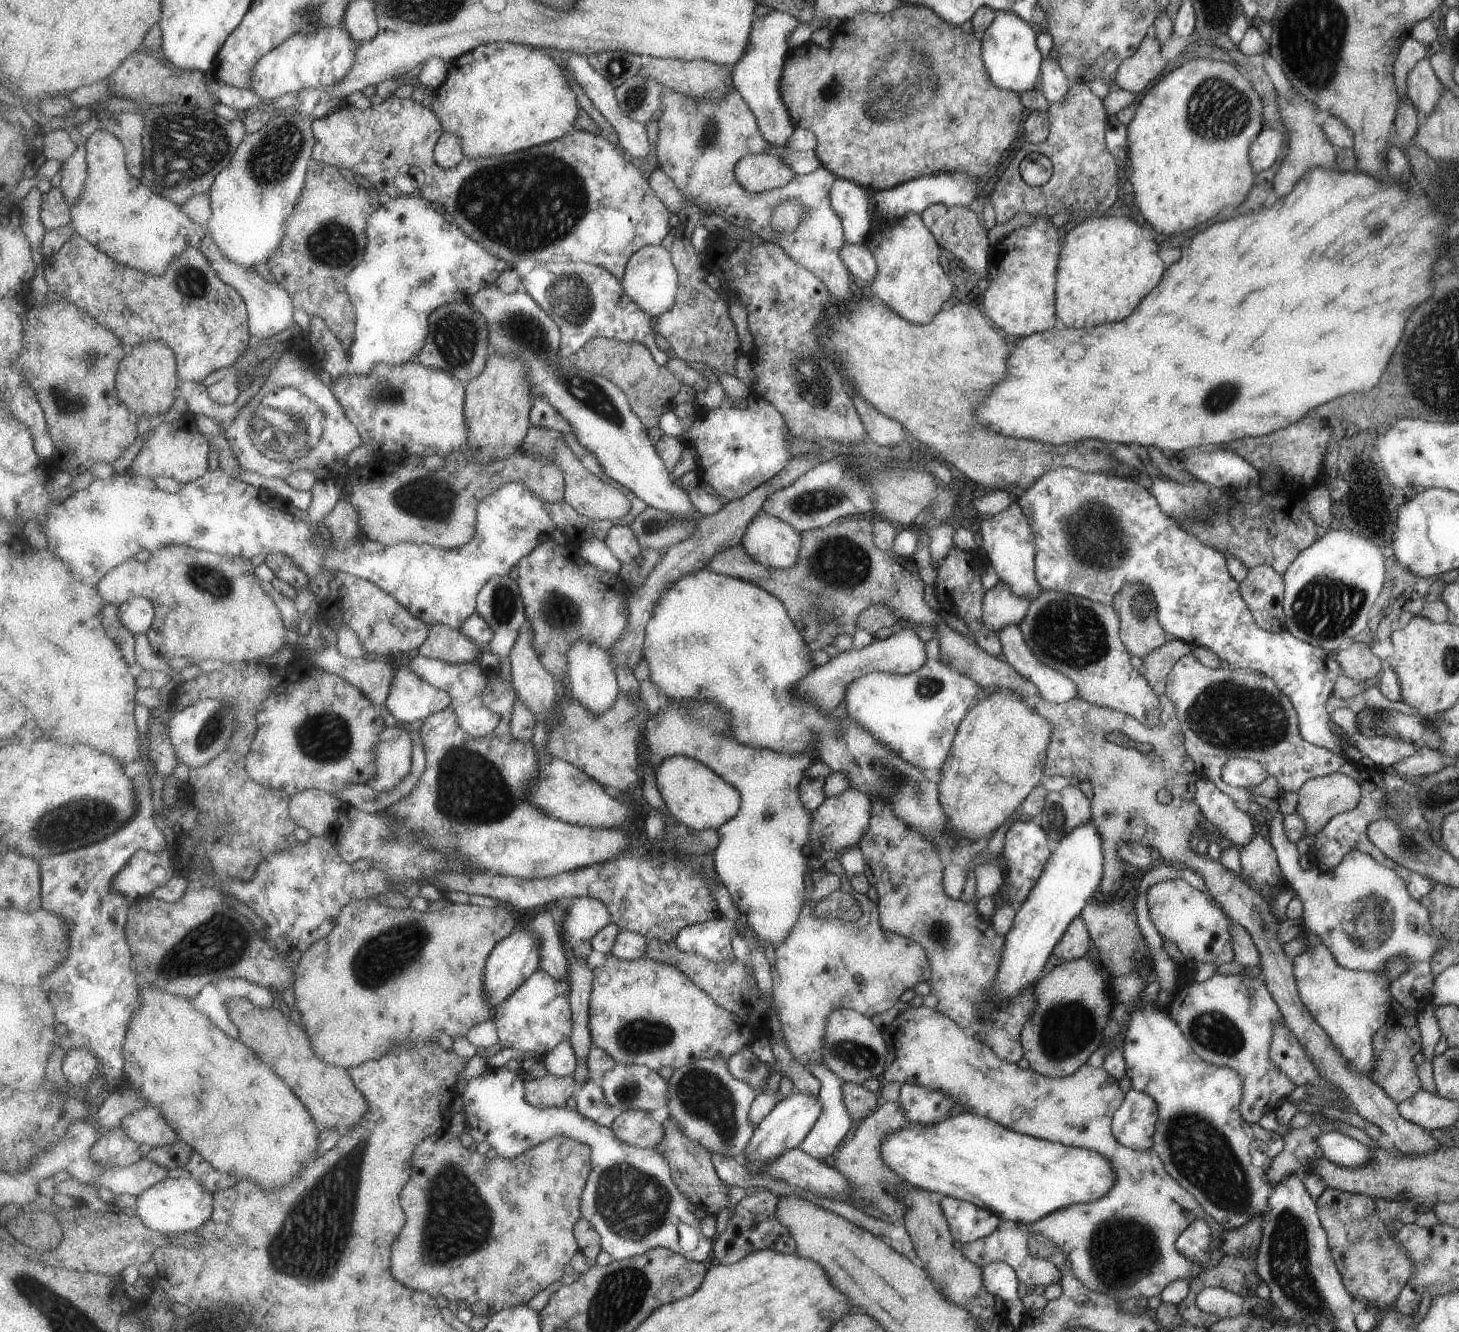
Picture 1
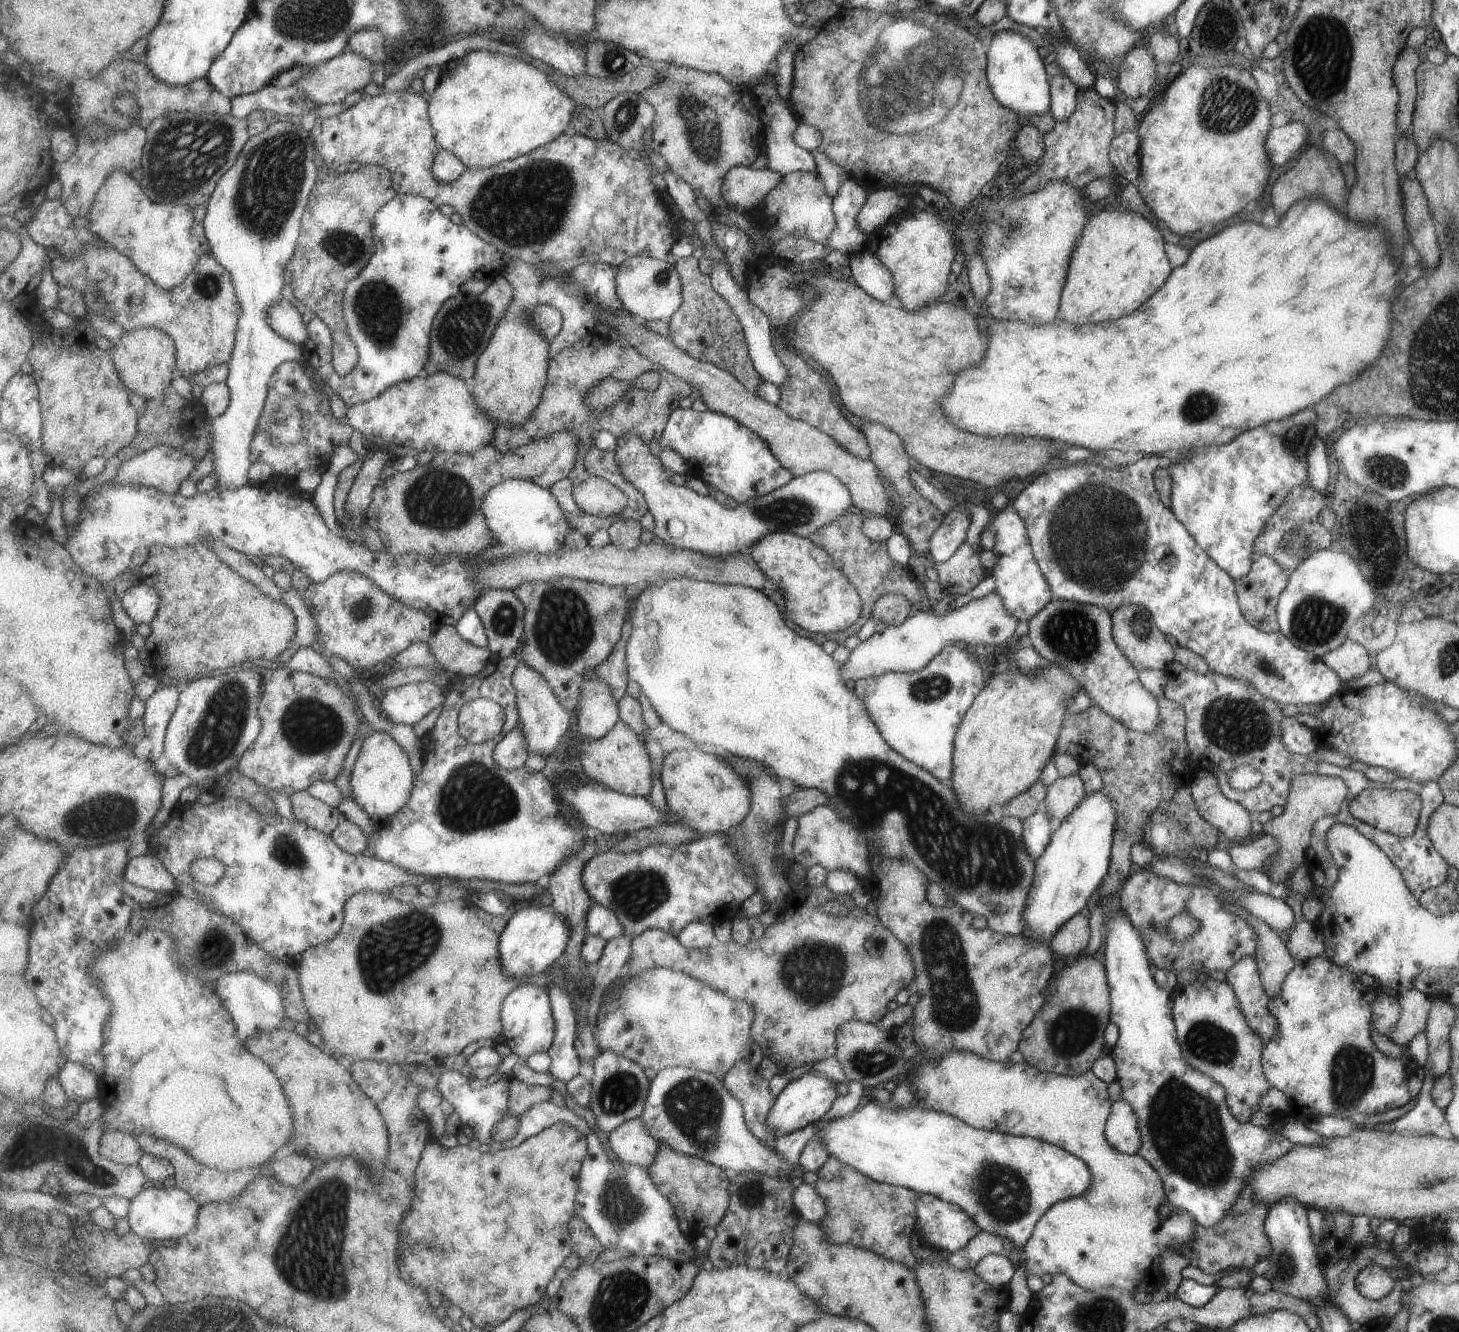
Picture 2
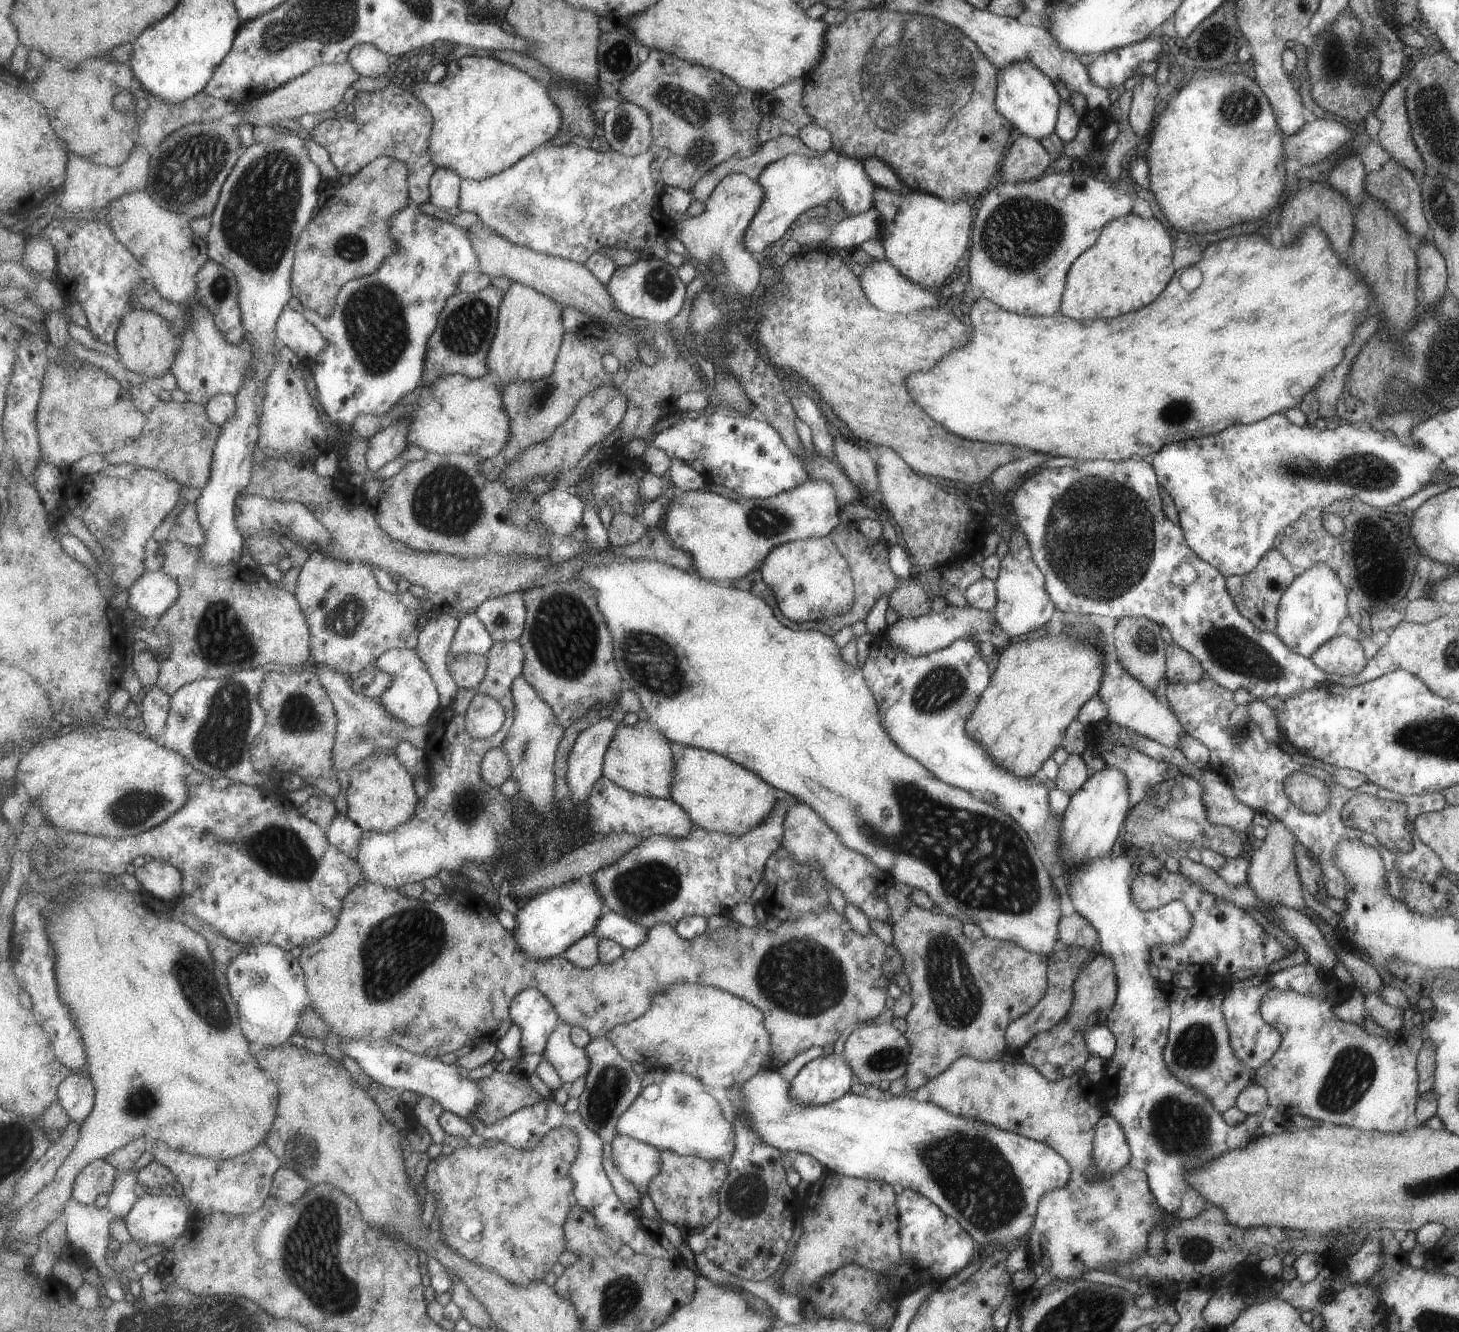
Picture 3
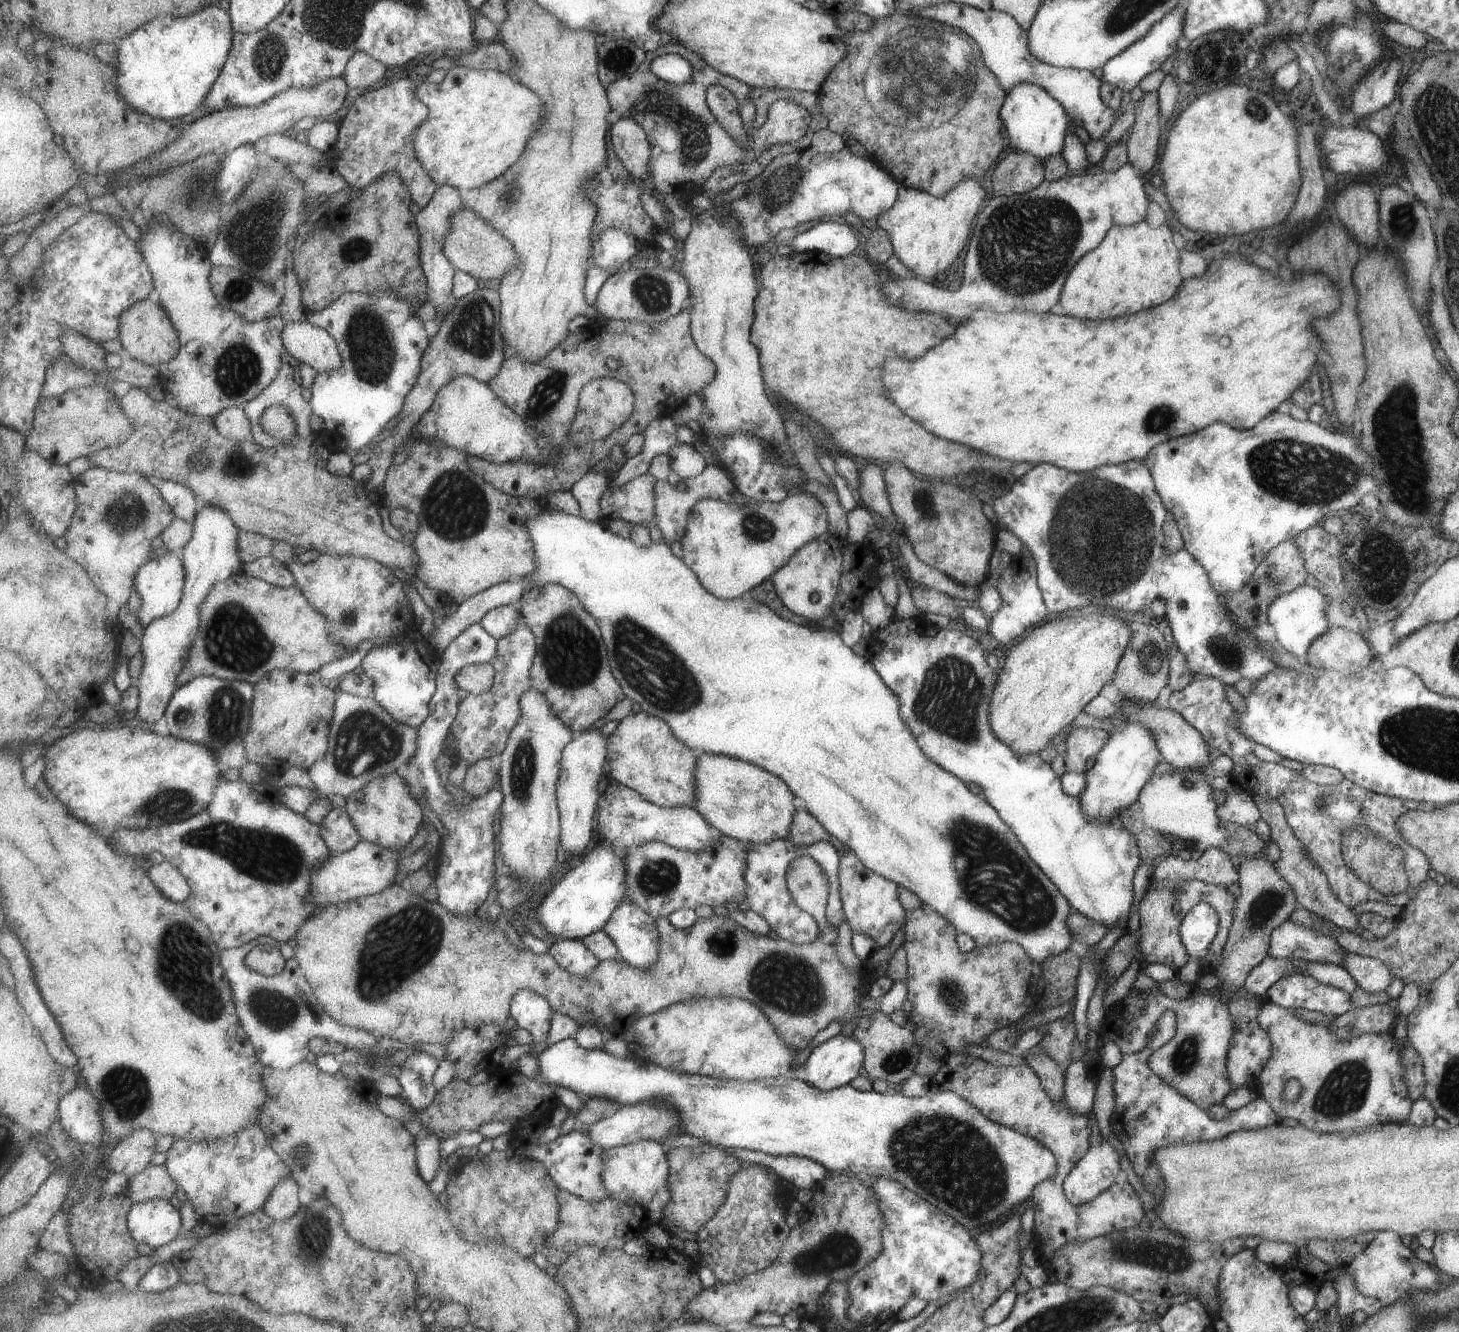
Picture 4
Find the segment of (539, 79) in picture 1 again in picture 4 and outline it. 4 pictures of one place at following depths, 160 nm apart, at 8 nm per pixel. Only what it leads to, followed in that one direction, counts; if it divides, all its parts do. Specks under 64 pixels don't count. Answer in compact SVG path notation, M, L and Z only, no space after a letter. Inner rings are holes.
M459 65L449 69L439 84L421 83L416 95L430 108L430 116L417 130L416 152L437 186L481 188L505 174L523 156L529 138L539 130L545 114L543 100L509 73L489 69L477 70Z

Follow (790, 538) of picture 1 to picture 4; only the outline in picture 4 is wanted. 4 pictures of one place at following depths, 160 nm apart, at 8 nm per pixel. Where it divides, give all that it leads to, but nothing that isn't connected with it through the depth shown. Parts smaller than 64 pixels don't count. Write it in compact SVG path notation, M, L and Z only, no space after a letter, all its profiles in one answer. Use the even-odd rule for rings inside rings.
M827 530L801 545L798 552L770 576L775 592L785 608L810 622L818 621L830 613L842 573L843 546L844 541Z

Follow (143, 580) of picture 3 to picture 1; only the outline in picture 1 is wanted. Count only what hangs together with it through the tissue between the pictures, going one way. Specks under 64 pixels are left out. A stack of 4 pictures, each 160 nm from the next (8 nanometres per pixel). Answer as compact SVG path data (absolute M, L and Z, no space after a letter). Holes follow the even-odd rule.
M145 596L130 598L118 607L118 612L119 621L133 638L147 634L156 620L156 606Z

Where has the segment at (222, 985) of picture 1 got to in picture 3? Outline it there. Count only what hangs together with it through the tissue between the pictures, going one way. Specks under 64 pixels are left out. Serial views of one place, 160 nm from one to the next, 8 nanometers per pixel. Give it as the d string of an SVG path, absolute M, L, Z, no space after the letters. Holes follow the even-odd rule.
M267 943L259 946L245 946L227 966L228 981L233 998L237 1001L240 1013L240 1025L245 1036L260 1044L261 1049L276 1047L286 1043L299 1030L299 1018L303 1013L313 1010L310 994L306 987L306 972L299 958L280 946Z

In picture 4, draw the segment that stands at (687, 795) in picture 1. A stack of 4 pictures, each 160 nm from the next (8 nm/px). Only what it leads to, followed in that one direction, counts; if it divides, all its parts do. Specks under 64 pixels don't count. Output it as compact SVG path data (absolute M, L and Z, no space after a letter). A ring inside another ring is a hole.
M699 753L694 772L696 773L694 776L696 799L693 807L721 834L740 841L761 844L787 838L788 830L792 824L792 816L796 810L791 802L794 794L780 778L752 762L715 753Z

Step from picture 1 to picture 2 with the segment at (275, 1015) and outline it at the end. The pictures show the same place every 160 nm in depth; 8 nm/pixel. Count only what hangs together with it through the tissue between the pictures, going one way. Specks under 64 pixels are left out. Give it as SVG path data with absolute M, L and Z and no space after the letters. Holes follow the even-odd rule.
M277 1027L247 1039L249 1052L265 1058L281 1078L293 1107L297 1128L288 1142L290 1152L307 1153L316 1162L341 1154L359 1157L375 1174L384 1172L389 1152L388 1126L379 1105L357 1084L346 1064L297 1032Z

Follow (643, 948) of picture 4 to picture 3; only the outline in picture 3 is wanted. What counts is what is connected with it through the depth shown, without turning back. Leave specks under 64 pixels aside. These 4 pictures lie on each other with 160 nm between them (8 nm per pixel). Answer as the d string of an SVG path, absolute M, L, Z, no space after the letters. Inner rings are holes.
M605 911L597 922L593 934L600 939L611 939L617 941L623 948L636 949L648 935L650 930L633 922L629 917L616 913L615 911Z

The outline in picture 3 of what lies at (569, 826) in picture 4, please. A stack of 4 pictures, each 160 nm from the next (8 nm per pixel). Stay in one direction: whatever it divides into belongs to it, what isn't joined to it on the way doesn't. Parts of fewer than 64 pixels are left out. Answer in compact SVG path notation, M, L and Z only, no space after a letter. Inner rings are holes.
M611 716L602 718L576 738L567 775L576 805L584 805L593 785L604 776L605 755L619 725Z

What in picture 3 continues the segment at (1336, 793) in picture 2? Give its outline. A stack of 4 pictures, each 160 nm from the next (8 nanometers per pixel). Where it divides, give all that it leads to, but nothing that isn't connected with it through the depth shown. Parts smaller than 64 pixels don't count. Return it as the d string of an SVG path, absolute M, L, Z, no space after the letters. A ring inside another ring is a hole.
M1297 771L1284 778L1283 791L1288 801L1300 811L1319 813L1329 806L1329 784L1327 780L1318 779L1315 775ZM1271 821L1266 827L1266 835L1262 840L1263 843L1261 846L1255 849L1251 854L1245 883L1251 887L1251 890L1256 894L1256 897L1262 900L1262 904L1257 910L1259 910L1267 921L1270 921L1274 926L1280 928L1278 926L1278 921L1275 921L1272 918L1272 913L1270 912L1274 906L1283 905L1298 911L1303 907L1306 907L1302 900L1303 886L1301 886L1297 862L1296 858L1294 858L1294 847L1299 844L1299 842L1297 842L1294 834L1289 830L1289 827L1285 826L1285 823L1282 823L1281 821Z

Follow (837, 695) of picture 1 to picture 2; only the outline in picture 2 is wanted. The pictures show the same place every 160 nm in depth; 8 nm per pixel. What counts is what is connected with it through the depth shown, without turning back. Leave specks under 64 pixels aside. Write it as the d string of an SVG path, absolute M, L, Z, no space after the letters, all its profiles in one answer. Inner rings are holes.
M996 592L973 599L942 616L934 612L917 611L900 625L886 626L881 633L873 633L869 638L859 641L850 650L845 663L840 665L840 679L846 682L887 671L913 672L923 668L944 646L951 644L967 644L971 648L982 644L992 650L992 646L1005 642L1015 632L1017 623L1016 618L1005 612L1001 597Z

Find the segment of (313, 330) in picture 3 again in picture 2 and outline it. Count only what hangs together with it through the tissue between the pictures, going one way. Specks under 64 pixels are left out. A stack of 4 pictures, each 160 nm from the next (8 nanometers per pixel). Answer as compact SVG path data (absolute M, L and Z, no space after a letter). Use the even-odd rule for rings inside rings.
M281 299L276 302L268 315L269 324L277 334L299 346L307 345L310 337L308 325L305 326L301 312L289 300Z

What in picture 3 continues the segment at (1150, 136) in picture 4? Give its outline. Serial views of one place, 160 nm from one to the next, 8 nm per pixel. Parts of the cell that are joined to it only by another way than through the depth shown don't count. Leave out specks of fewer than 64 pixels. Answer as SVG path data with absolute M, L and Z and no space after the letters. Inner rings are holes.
M1143 75L1131 90L1128 108L1128 125L1137 140L1150 133L1153 126L1153 114L1159 109L1157 104L1157 83L1149 75Z

